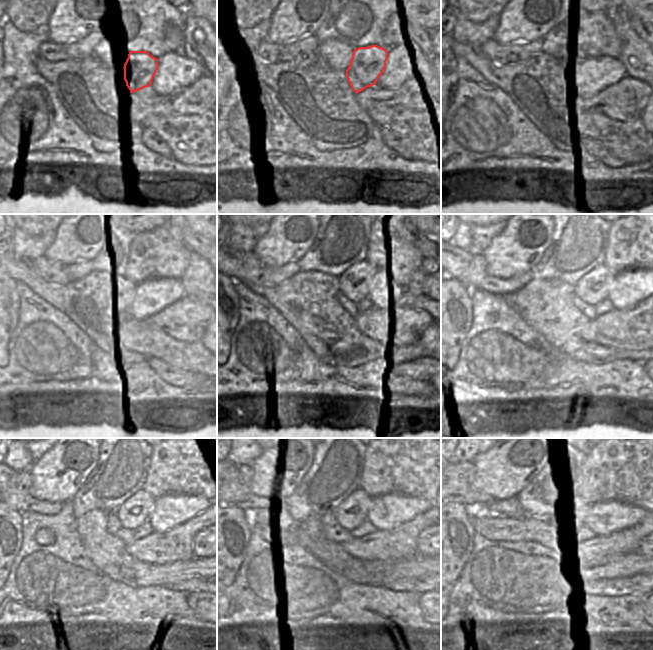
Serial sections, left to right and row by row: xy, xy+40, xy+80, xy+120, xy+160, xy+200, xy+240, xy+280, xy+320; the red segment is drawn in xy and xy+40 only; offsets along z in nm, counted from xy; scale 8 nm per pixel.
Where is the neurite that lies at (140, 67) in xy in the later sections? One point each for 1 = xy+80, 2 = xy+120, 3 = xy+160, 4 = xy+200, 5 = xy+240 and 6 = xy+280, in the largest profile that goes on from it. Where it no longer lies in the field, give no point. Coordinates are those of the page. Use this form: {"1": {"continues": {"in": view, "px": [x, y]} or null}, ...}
{"1": {"continues": {"in": "xy+80", "px": [589, 73]}}, "2": {"continues": {"in": "xy+120", "px": [146, 299]}}, "3": {"continues": {"in": "xy+160", "px": [359, 282]}}, "4": {"continues": {"in": "xy+200", "px": [592, 288]}}, "5": {"continues": {"in": "xy+240", "px": [134, 511]}}, "6": {"continues": {"in": "xy+280", "px": [350, 514]}}}

